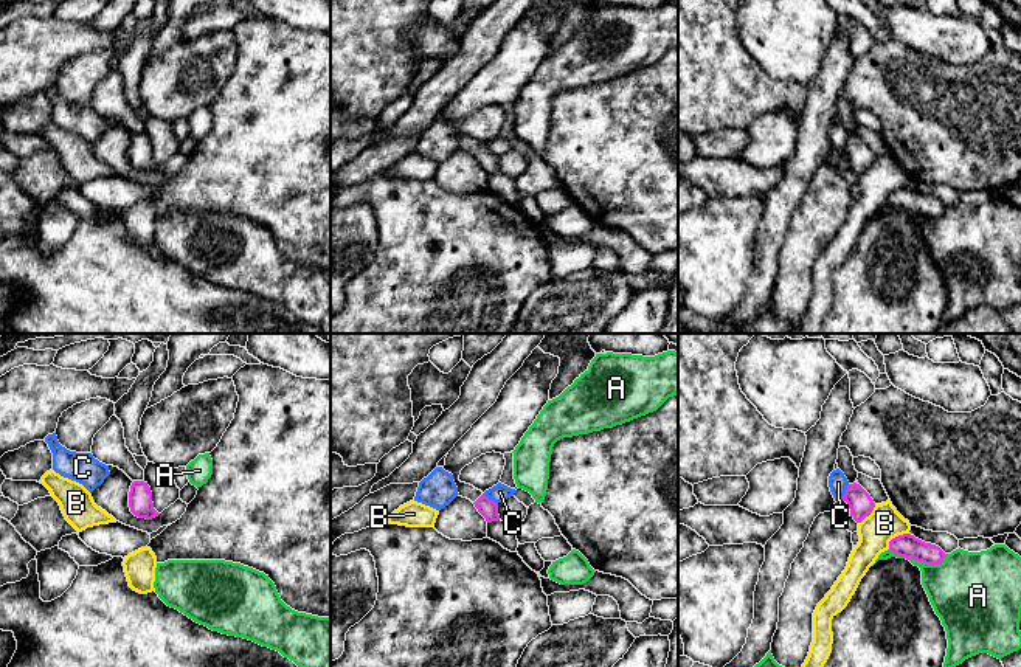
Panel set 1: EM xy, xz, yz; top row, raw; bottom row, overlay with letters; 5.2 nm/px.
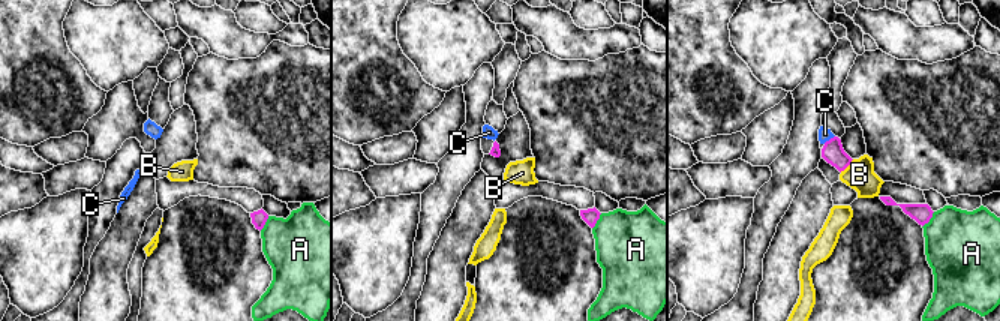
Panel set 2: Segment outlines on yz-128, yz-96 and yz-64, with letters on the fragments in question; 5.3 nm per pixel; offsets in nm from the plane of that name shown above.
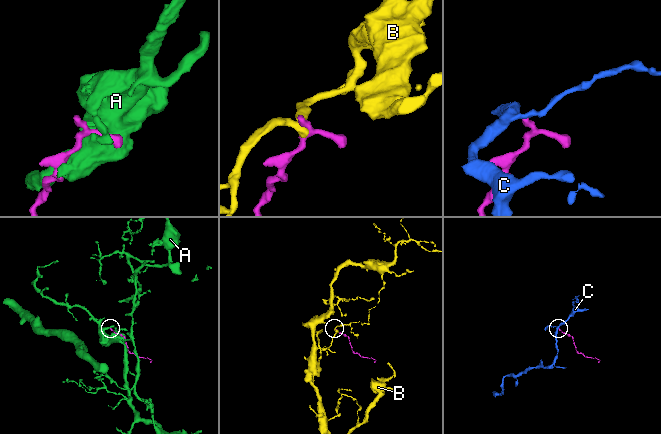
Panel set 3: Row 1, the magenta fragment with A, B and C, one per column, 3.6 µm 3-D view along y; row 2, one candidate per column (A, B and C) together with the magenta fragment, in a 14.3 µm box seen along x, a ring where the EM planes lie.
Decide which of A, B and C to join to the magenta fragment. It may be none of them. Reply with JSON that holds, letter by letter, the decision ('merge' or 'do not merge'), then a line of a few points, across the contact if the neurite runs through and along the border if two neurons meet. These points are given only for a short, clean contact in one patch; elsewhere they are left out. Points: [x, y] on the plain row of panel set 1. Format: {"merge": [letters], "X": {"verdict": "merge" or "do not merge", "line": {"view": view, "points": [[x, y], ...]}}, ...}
{"merge": [], "A": {"verdict": "do not merge"}, "B": {"verdict": "do not merge", "line": {"view": "yz", "points": [[908, 185], [896, 188], [888, 200]]}}, "C": {"verdict": "do not merge", "line": {"view": "xz", "points": [[483, 146], [497, 155]]}}}

